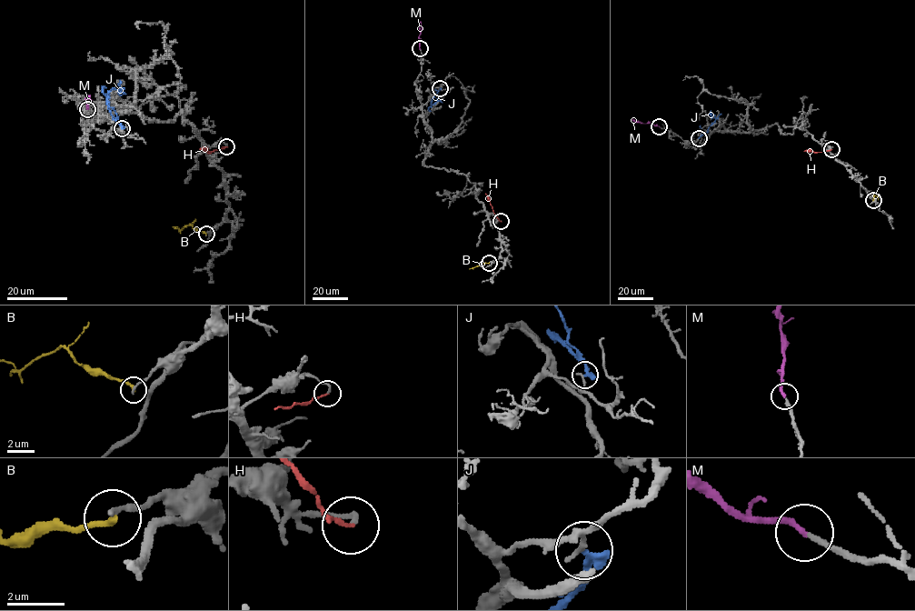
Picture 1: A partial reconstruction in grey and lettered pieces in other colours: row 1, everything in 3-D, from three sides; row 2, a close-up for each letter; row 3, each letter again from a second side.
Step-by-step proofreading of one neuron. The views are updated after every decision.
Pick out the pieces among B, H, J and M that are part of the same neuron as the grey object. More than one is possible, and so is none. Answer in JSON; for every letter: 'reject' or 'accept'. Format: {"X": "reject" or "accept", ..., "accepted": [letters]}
{"B": "reject", "H": "reject", "J": "reject", "M": "accept", "accepted": ["M"]}

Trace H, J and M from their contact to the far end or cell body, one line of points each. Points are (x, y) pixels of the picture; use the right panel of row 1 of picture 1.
H: (831, 149), (804, 151)
J: (699, 138), (715, 120), (713, 115), (713, 118)
M: (660, 126), (631, 119)

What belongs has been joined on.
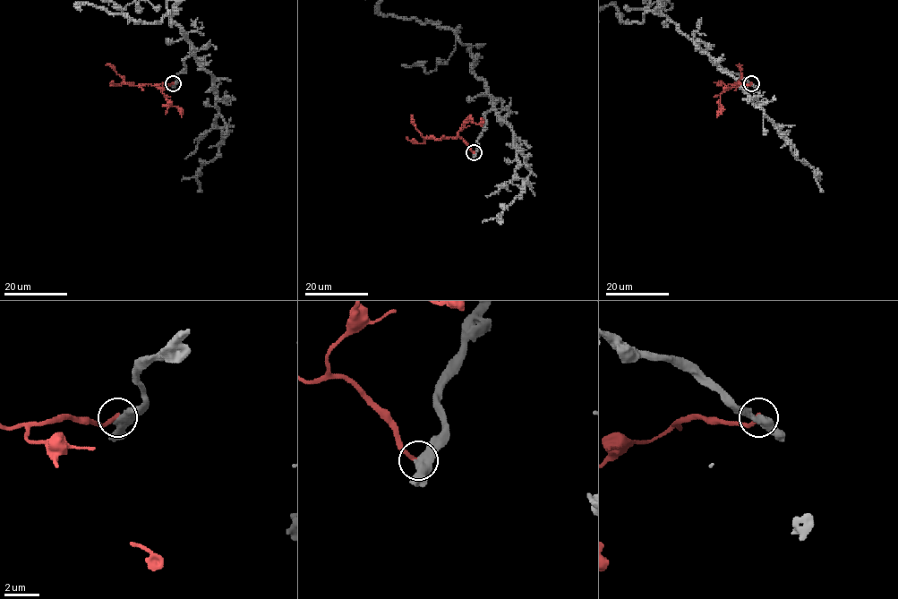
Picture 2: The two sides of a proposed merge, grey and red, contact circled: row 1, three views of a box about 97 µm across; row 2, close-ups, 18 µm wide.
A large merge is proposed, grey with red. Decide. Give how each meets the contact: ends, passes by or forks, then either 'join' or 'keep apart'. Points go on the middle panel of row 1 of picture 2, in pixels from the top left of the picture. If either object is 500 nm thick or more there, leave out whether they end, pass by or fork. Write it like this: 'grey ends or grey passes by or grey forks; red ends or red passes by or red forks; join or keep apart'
grey passes by; red ends; keep apart

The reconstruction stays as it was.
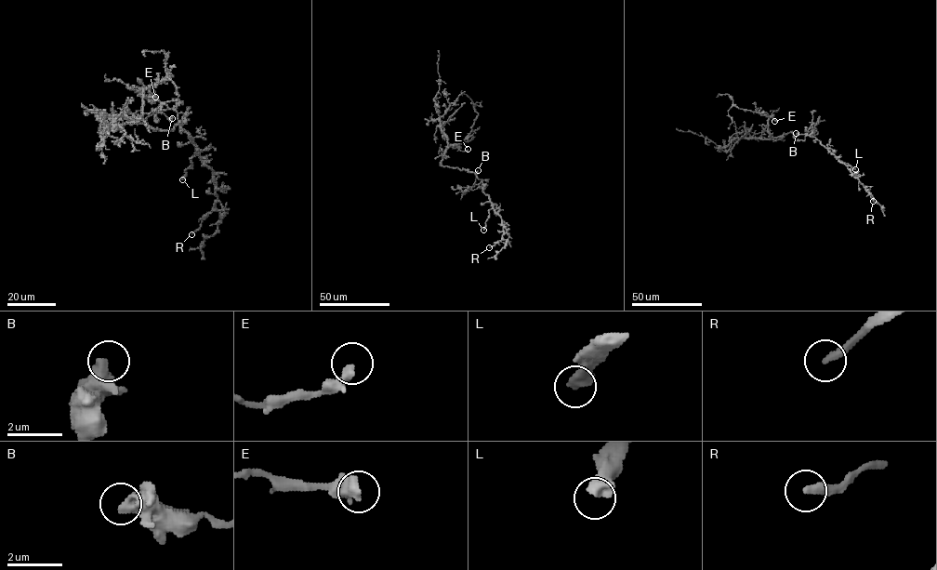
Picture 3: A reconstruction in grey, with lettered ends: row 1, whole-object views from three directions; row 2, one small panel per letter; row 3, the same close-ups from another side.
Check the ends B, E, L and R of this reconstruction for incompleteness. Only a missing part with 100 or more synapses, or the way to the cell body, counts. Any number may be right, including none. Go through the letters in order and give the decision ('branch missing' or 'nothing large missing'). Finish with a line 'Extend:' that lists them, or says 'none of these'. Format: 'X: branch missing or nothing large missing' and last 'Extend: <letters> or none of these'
B: nothing large missing
E: nothing large missing
L: branch missing
R: nothing large missing
Extend: L

